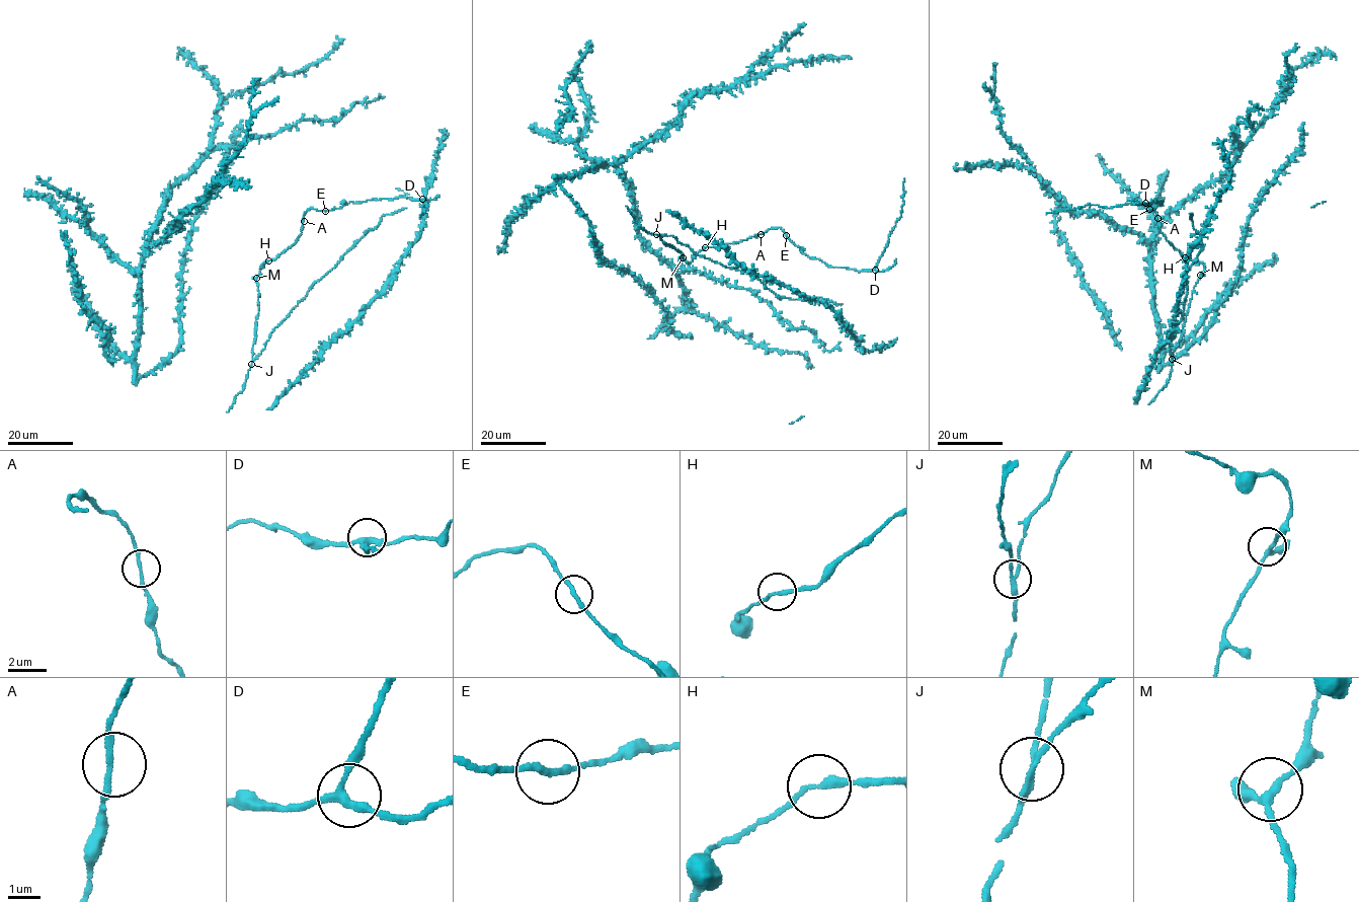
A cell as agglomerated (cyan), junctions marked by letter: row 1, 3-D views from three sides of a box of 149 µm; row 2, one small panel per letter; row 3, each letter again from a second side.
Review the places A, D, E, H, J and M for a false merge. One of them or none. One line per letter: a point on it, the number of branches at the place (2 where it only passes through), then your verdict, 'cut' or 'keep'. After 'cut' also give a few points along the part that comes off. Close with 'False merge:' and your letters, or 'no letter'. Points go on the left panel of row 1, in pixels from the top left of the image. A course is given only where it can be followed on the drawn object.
A: at (304, 221); 2 branches meet; keep
D: at (422, 199); 3 branches meet; keep
E: at (325, 211); 2 branches meet; keep
H: at (268, 260); 2 branches meet; keep
J: at (251, 364); 3 branches meet; cut; foreign part runs (251, 364), (273, 329), (312, 285), (369, 230), (375, 229), (381, 217), (407, 208)
M: at (256, 278); 3 branches meet; keep
False merge: J

